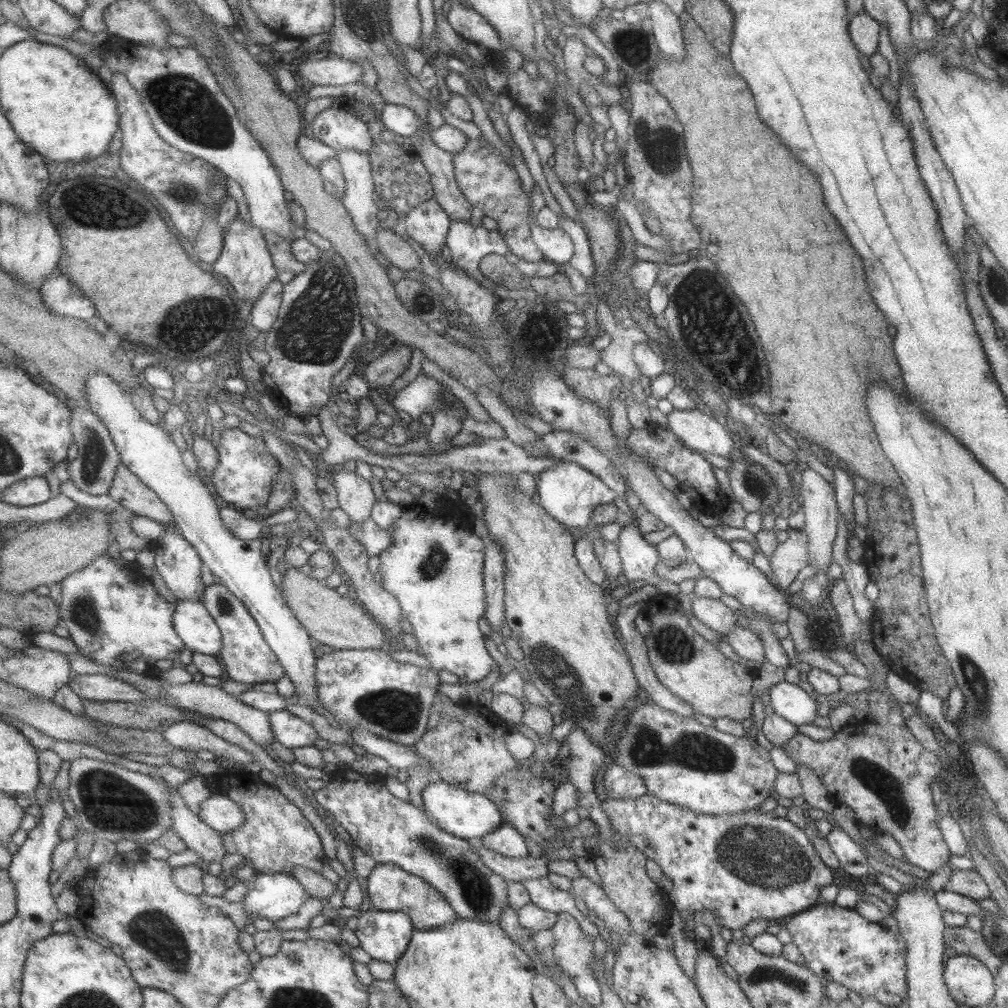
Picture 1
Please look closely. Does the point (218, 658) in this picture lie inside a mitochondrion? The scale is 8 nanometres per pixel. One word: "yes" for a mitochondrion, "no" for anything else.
no

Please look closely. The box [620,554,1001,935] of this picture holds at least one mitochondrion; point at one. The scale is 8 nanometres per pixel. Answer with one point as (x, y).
(760, 856)

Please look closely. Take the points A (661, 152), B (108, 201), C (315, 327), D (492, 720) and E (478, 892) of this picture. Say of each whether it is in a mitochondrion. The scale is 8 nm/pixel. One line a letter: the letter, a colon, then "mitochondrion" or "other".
A: mitochondrion
B: mitochondrion
C: mitochondrion
D: other
E: mitochondrion

